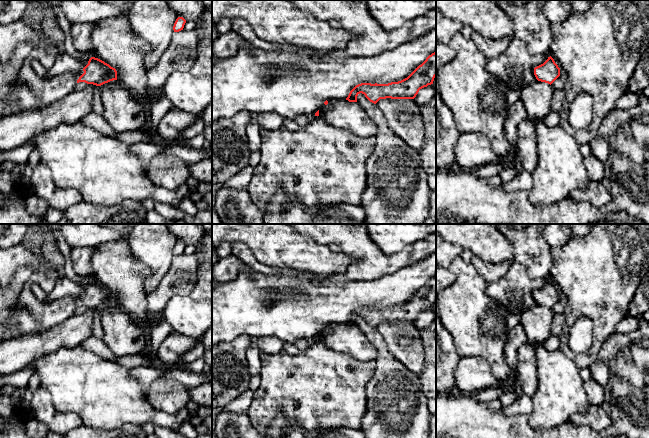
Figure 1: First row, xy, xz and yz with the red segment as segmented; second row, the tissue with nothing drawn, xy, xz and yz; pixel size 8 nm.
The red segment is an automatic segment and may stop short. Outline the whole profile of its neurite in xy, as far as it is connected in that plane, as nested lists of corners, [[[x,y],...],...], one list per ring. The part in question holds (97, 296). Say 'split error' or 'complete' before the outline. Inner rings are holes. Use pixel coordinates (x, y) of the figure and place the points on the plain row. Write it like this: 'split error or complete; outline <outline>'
split error; outline [[[91,281],[88,288],[78,296],[66,296],[51,302],[39,301],[31,290],[31,284],[27,283],[19,295],[17,310],[6,330],[5,338],[7,340],[27,335],[29,333],[48,330],[74,315],[75,309],[79,306],[101,310],[113,304],[117,304],[116,293],[95,281]]]

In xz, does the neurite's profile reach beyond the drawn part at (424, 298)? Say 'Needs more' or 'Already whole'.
Already whole

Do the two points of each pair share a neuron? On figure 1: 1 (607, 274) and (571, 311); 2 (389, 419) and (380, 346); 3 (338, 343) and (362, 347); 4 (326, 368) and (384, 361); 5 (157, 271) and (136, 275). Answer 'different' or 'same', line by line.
1: same
2: same
3: same
4: different
5: different

